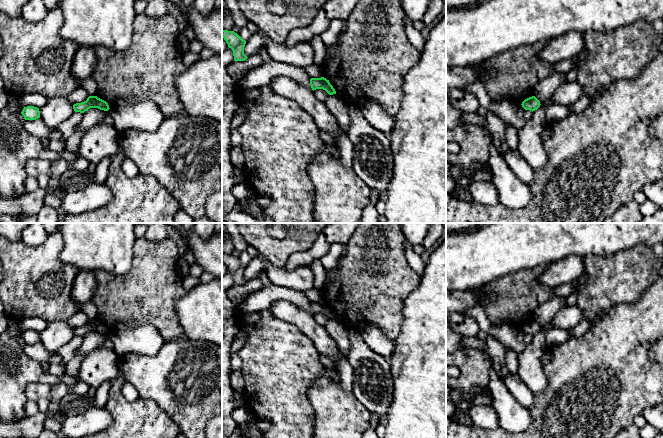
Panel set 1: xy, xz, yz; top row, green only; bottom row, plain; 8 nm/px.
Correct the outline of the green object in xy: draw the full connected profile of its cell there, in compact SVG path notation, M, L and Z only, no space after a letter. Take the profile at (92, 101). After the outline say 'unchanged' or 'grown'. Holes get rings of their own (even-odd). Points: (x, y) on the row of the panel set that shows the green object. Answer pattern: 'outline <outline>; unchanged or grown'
outline M89 96L86 101L73 105L74 111L80 113L84 113L90 108L98 108L104 111L108 111L110 109L108 103L97 96Z; unchanged

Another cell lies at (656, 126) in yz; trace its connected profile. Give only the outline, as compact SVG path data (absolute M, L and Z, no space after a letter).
M663 113L652 120L648 133L663 143Z

